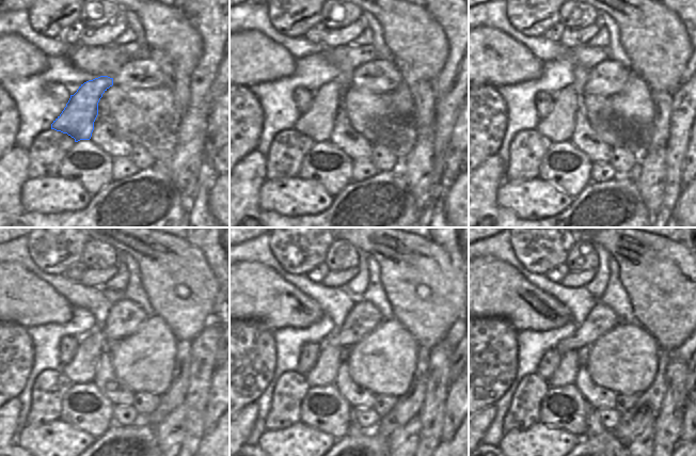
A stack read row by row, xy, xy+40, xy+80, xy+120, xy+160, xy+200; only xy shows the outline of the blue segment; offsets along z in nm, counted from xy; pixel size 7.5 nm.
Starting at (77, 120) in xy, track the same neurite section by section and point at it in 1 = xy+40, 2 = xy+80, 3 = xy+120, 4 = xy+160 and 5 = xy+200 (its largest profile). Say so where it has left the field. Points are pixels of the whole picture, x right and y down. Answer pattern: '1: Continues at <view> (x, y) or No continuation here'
1: Continues at xy+40 (317, 123)
2: Continues at xy+80 (558, 126)
3: Continues at xy+120 (82, 368)
4: Continues at xy+160 (325, 371)
5: Continues at xy+200 (565, 375)

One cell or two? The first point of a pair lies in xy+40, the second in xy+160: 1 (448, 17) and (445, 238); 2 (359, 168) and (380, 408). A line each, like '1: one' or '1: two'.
1: one
2: two

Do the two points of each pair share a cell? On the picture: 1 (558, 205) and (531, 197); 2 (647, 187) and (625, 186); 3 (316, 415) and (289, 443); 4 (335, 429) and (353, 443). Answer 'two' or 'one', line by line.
1: one
2: two
3: two
4: two

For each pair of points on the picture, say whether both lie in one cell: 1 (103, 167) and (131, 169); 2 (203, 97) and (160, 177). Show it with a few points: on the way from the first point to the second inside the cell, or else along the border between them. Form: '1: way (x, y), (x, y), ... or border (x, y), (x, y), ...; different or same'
1: border (113, 159), (112, 179); different
2: border (164, 164), (177, 189); different

